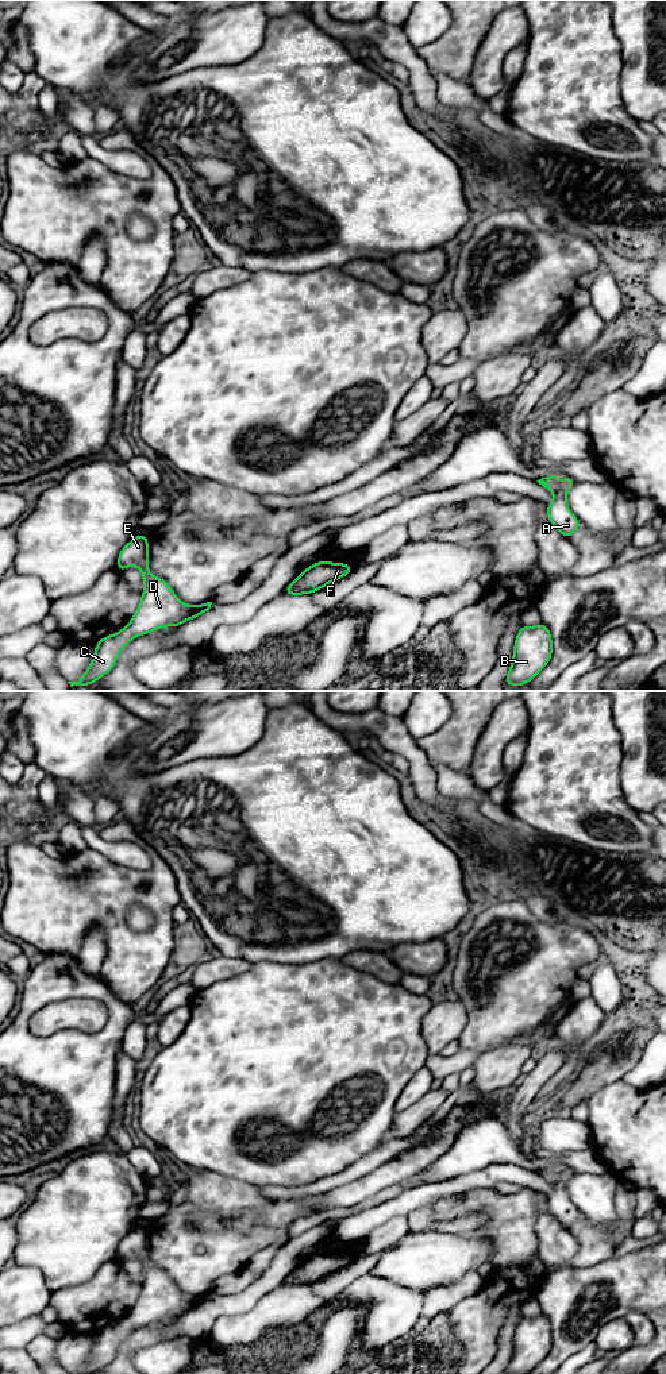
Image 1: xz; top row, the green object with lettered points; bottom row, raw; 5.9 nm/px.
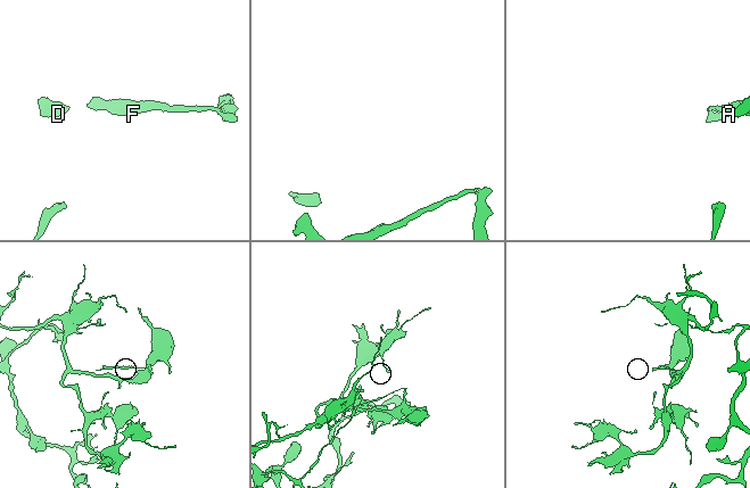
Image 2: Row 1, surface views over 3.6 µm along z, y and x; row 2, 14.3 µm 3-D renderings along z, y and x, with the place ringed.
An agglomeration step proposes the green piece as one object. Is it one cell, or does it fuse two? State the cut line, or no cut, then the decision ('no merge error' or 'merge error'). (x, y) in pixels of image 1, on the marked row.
cut in xz along (558, 486), (554, 491); merge error

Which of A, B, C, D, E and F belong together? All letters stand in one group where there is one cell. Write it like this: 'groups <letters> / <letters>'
groups A B / C D E F

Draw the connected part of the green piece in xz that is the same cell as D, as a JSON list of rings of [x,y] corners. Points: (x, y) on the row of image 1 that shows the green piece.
[[[145,532],[127,543],[118,555],[118,571],[122,572],[130,566],[136,566],[140,570],[145,582],[139,606],[126,628],[96,642],[88,669],[78,682],[68,682],[70,687],[91,686],[107,675],[115,667],[122,649],[132,638],[161,628],[180,626],[211,609],[212,602],[196,606],[184,603],[165,579],[149,572],[149,540]]]

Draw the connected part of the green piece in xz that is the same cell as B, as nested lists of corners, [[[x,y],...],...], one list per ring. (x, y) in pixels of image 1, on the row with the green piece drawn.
[[[543,622],[536,626],[521,625],[515,640],[512,665],[505,676],[505,684],[516,687],[531,683],[548,664],[551,655],[551,633]]]

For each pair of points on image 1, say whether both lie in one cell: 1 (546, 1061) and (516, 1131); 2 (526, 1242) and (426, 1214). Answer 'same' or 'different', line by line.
1: same
2: same

